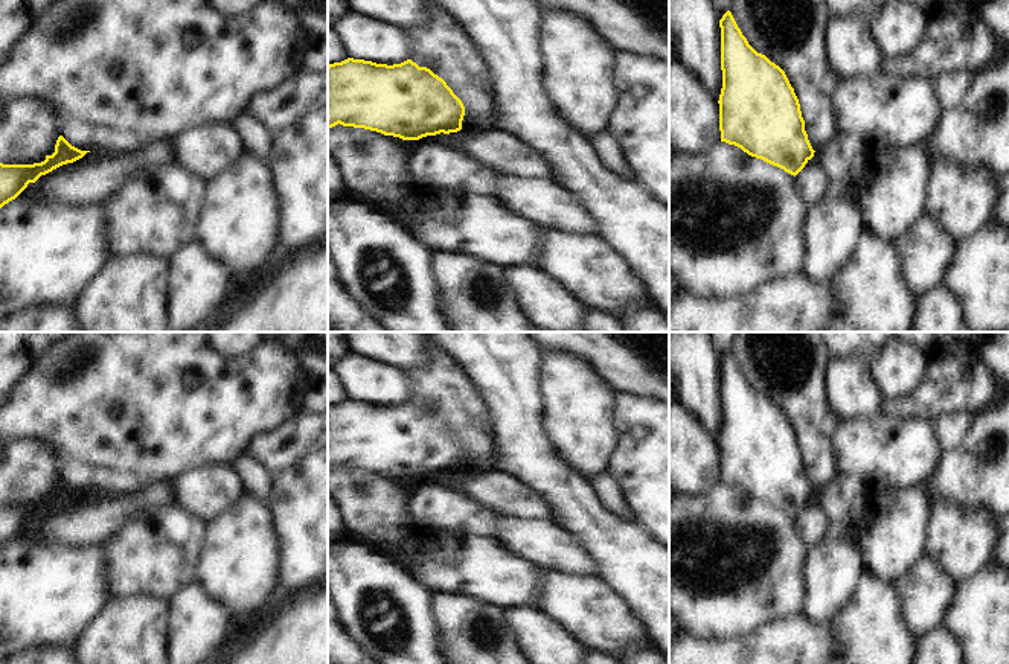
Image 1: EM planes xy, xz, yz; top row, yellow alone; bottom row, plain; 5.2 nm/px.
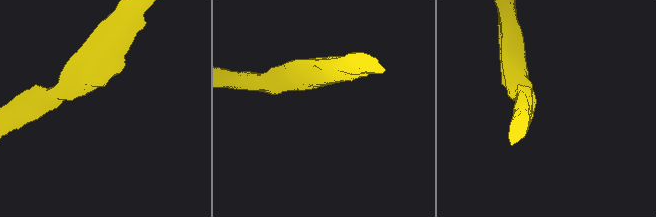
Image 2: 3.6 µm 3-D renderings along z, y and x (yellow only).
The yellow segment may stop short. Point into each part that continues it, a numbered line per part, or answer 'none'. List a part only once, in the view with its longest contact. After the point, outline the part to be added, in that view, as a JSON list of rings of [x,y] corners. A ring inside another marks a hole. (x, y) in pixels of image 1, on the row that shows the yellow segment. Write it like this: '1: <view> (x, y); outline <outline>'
none

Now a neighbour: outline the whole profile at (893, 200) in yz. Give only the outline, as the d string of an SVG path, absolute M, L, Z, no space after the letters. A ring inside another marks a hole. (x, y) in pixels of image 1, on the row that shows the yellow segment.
M922 148L887 151L876 175L858 189L864 230L895 244L925 216L925 190L931 169Z

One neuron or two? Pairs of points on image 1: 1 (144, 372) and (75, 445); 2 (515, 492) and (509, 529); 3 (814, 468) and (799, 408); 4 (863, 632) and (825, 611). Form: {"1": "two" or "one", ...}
{"1": "one", "2": "two", "3": "one", "4": "two"}

